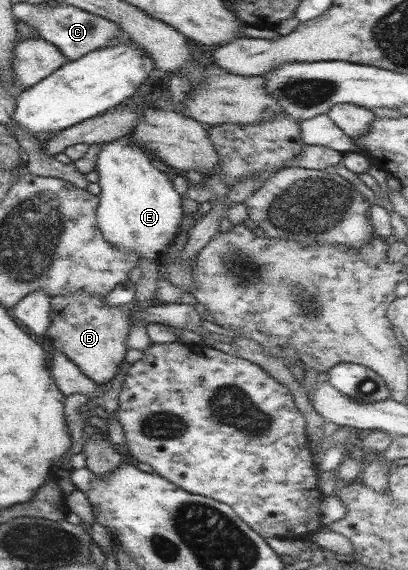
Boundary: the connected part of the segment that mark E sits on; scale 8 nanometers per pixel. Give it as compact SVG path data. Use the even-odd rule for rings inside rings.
M126 138L102 143L96 169L99 174L99 204L96 222L102 235L116 247L136 251L139 256L159 261L168 241L180 231L184 217L182 197L165 172L154 167L148 151Z

